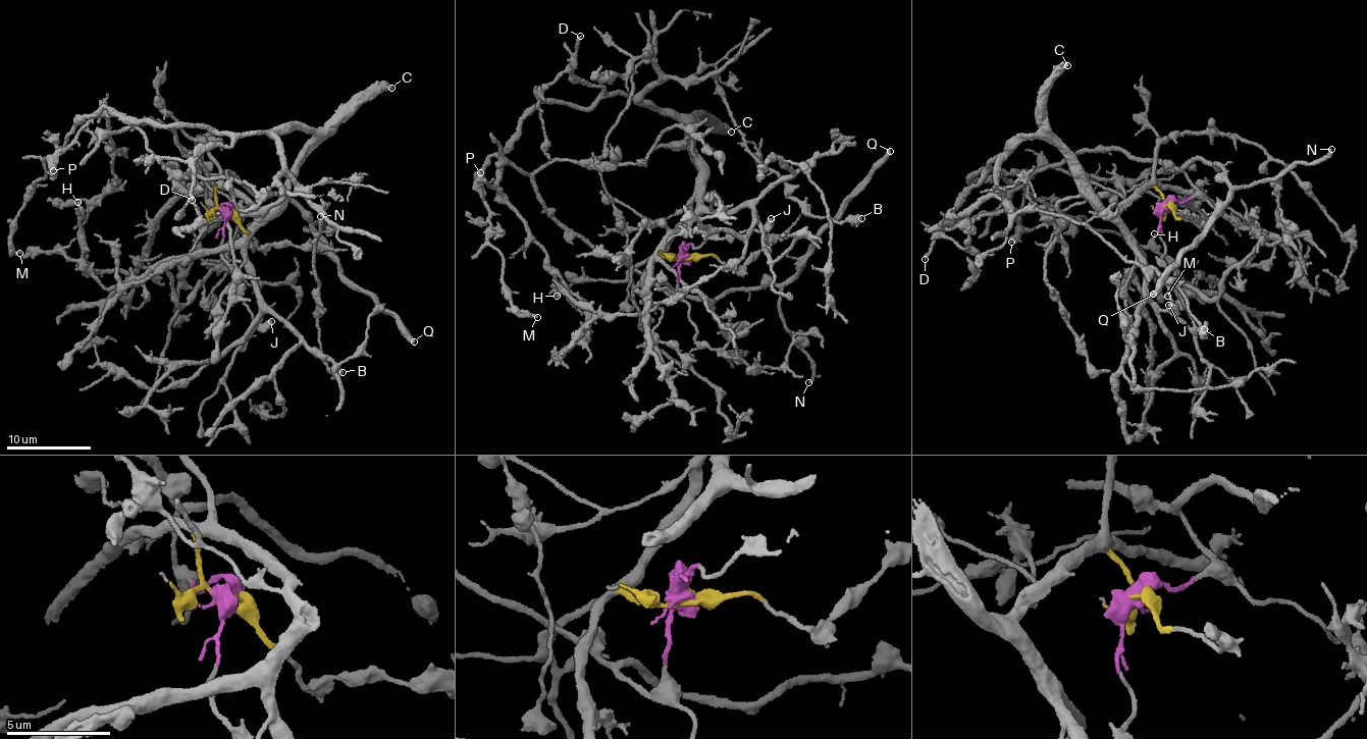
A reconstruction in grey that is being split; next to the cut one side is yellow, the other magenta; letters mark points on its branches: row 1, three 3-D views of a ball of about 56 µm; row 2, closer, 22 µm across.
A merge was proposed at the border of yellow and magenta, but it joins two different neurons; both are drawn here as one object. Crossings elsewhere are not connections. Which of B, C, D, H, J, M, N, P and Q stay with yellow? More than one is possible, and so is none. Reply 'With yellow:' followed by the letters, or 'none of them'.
With yellow: B, C, D, H, M, P

